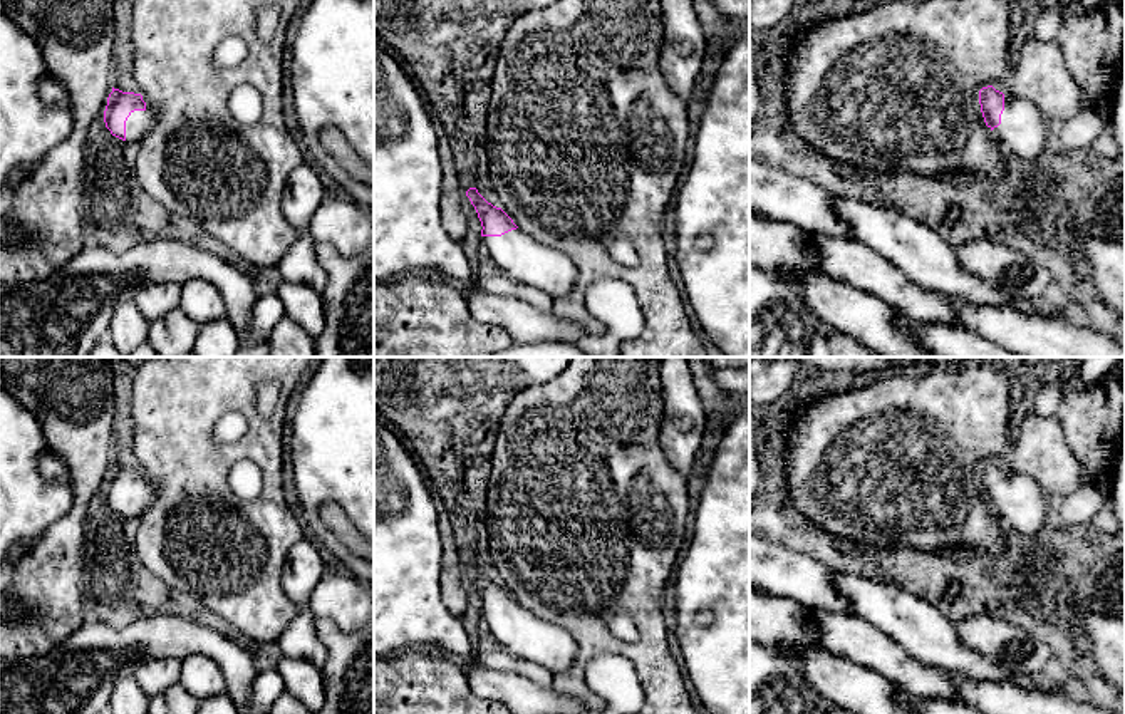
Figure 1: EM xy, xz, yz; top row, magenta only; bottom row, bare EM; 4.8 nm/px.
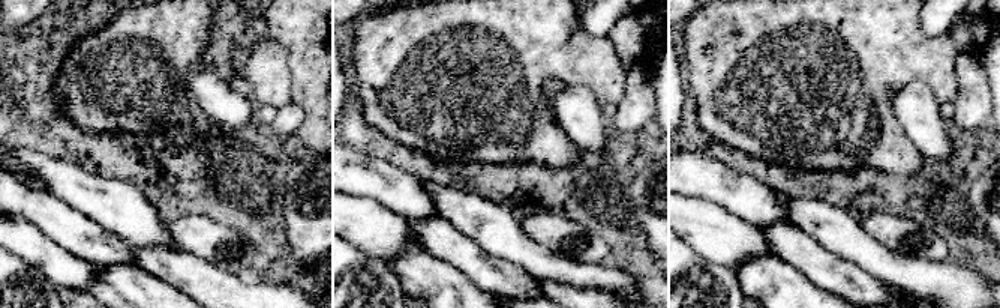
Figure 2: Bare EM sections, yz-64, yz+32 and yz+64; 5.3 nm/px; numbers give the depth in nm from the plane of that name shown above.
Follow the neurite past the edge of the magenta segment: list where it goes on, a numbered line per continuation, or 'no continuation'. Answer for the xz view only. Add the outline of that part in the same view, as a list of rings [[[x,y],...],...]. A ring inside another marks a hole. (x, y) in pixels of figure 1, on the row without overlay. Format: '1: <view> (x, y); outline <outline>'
1: xz (525, 636); outline [[[520,603],[481,615],[515,662],[533,662],[557,675],[567,672],[577,657],[577,642],[563,627],[531,613]]]

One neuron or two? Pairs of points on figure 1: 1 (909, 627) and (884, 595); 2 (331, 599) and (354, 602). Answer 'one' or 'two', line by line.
1: one
2: one

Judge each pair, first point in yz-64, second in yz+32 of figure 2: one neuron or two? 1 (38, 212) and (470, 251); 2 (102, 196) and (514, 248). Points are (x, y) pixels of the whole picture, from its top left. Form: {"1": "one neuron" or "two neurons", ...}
{"1": "one neuron", "2": "one neuron"}

